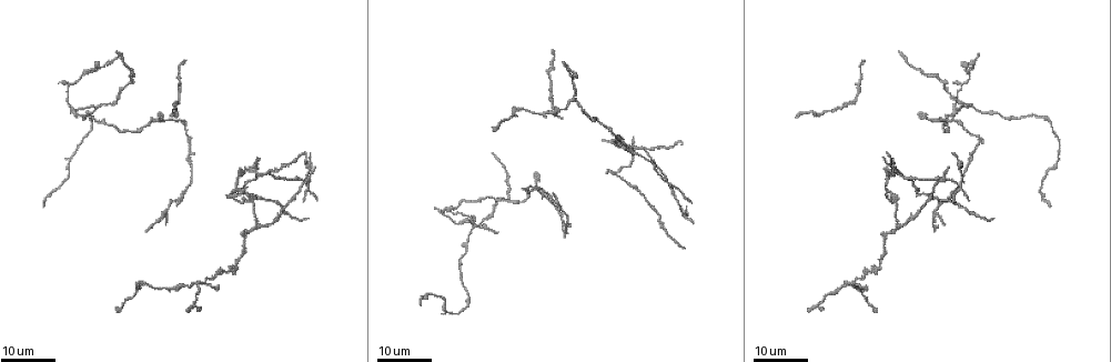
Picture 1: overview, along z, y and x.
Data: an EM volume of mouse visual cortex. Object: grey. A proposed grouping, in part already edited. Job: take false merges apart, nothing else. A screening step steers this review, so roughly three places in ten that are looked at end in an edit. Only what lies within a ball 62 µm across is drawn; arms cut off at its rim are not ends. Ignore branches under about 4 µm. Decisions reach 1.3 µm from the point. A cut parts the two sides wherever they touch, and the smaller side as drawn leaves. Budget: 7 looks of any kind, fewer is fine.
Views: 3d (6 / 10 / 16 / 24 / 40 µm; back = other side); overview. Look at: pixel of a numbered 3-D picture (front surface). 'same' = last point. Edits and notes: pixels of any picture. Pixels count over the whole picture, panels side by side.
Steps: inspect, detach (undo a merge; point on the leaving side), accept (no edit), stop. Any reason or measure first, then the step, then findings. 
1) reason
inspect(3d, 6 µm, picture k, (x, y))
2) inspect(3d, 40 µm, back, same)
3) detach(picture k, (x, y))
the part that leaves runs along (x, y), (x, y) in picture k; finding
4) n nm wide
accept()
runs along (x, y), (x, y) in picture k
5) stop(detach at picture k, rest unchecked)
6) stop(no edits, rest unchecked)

sudden change in width
inspect(3d, 16 µm, picture 1, (257, 222))

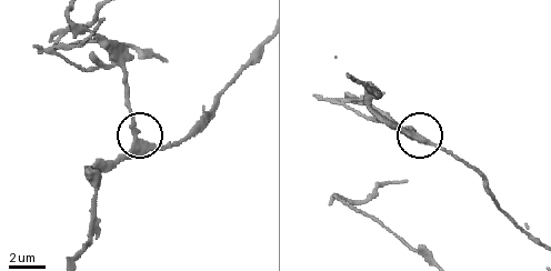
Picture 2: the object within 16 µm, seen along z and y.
closer look
inspect(3d, 10 µm, picture 2, (132, 127))

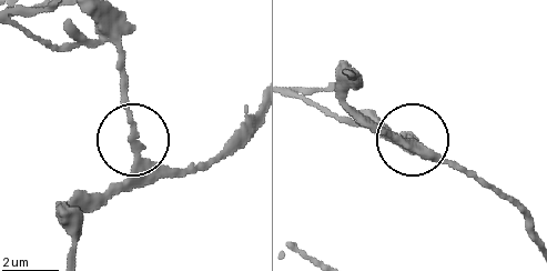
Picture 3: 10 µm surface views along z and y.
detach(picture 3, (121, 104))
two neurons meet here

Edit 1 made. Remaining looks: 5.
inspect(3d, 16 µm, picture 1, (859, 92))

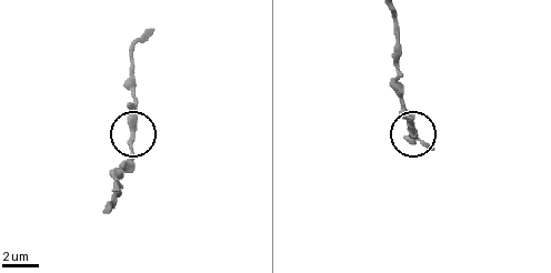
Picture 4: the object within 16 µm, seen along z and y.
inspect(3d, 10 µm, picture 4, (413, 132))

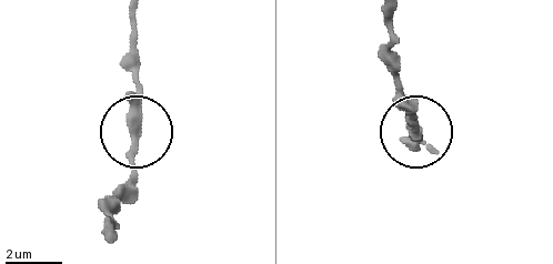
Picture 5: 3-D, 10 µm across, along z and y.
330 nm wide
accept()
all the same neuron

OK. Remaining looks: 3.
three-way junction
inspect(3d, 24 µm, picture 1, (475, 227))

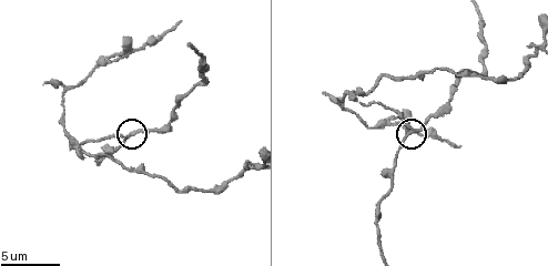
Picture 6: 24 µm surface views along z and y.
inspect(3d, 6 µm, picture 6, (413, 133))

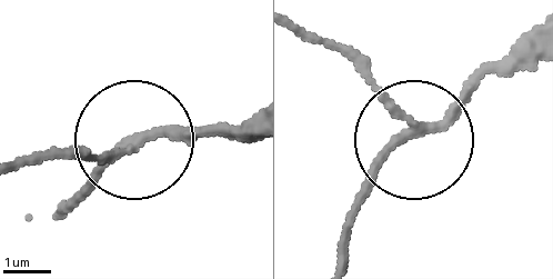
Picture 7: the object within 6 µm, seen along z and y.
3 arms
accept()
runs along (19, 167), (219, 130) in picture 7; all the same neuron

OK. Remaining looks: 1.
three arms meet
inspect(3d, 10 µm, picture 6, (355, 97))

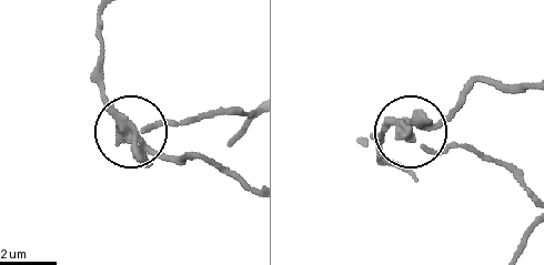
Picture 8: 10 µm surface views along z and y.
detach(picture 8, (155, 156))
a second neuron is stuck on

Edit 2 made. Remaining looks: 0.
stop(detach at picture 3, detach at picture 8, rest unchecked)

